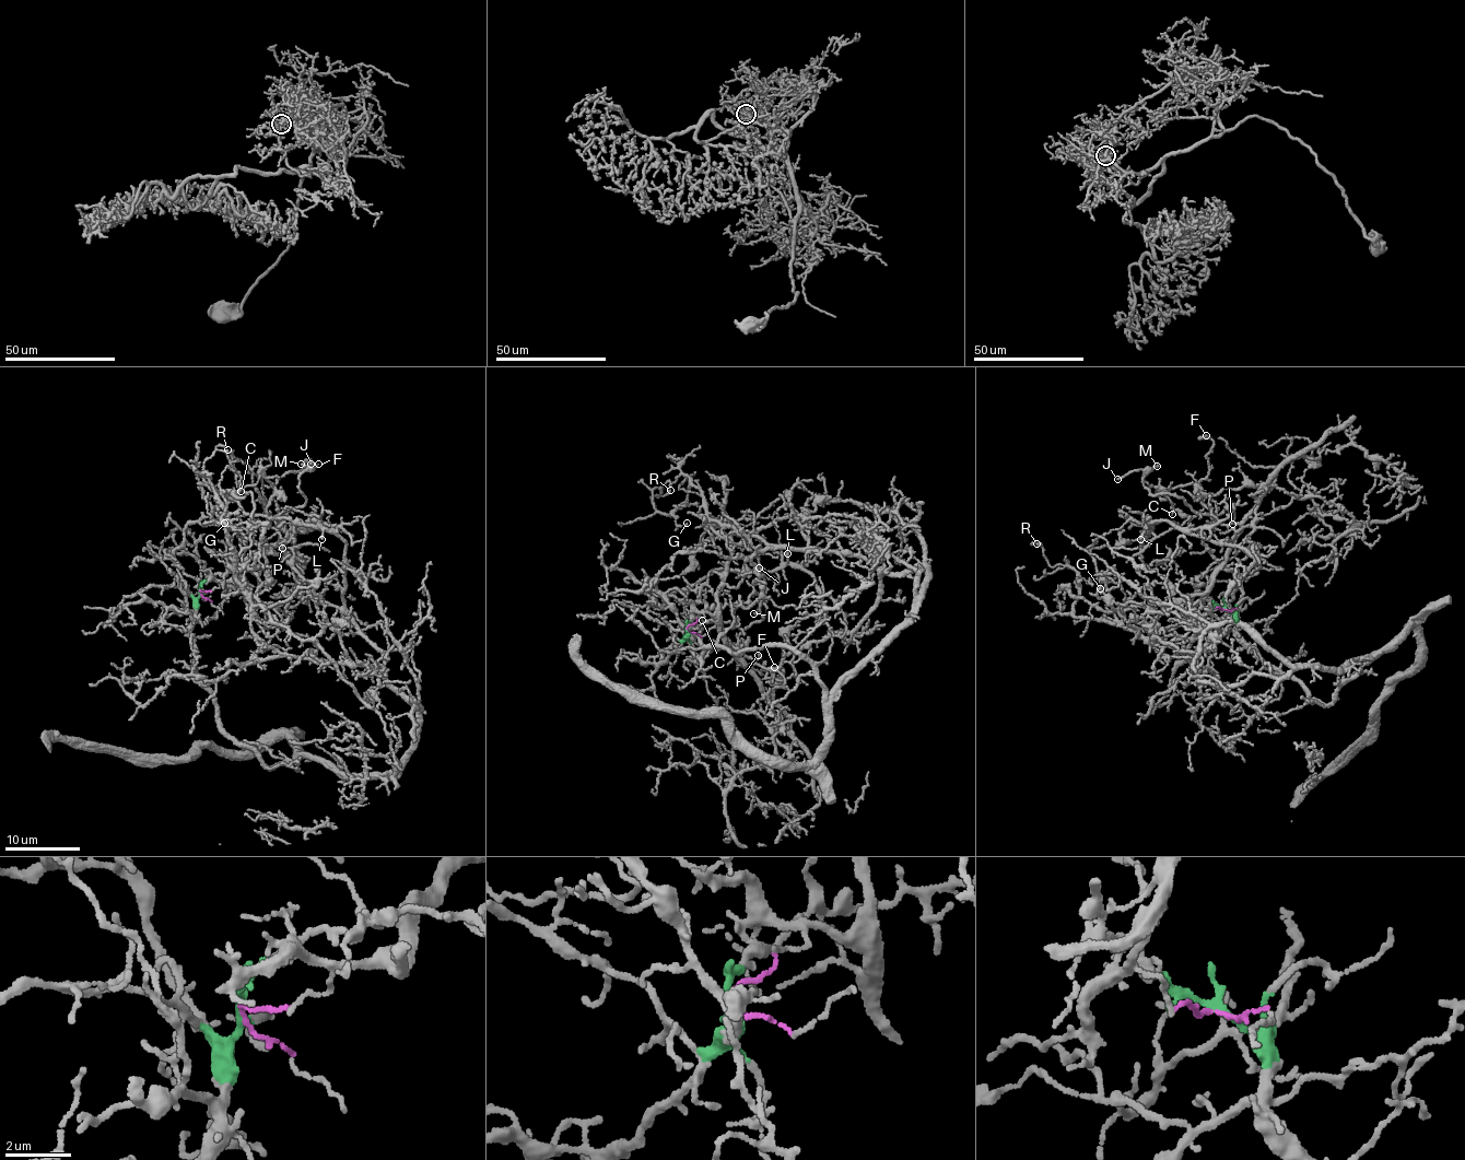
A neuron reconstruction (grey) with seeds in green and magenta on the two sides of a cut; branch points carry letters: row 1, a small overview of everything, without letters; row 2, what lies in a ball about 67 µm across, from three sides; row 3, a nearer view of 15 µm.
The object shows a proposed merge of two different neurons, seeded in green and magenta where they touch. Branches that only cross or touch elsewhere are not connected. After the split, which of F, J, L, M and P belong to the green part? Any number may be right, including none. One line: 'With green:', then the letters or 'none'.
With green: L

